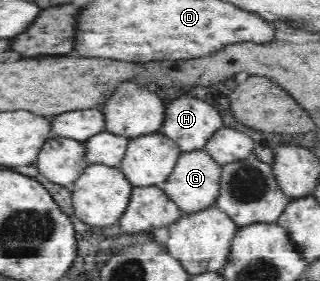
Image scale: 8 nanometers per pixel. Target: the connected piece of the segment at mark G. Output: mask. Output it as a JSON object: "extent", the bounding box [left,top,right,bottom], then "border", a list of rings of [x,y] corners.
{"extent":[160,148,221,213],"border":[[[206,148],[181,151],[172,172],[160,186],[184,213],[196,212],[197,209],[214,204],[218,196],[220,168],[221,164],[212,158]]]}

